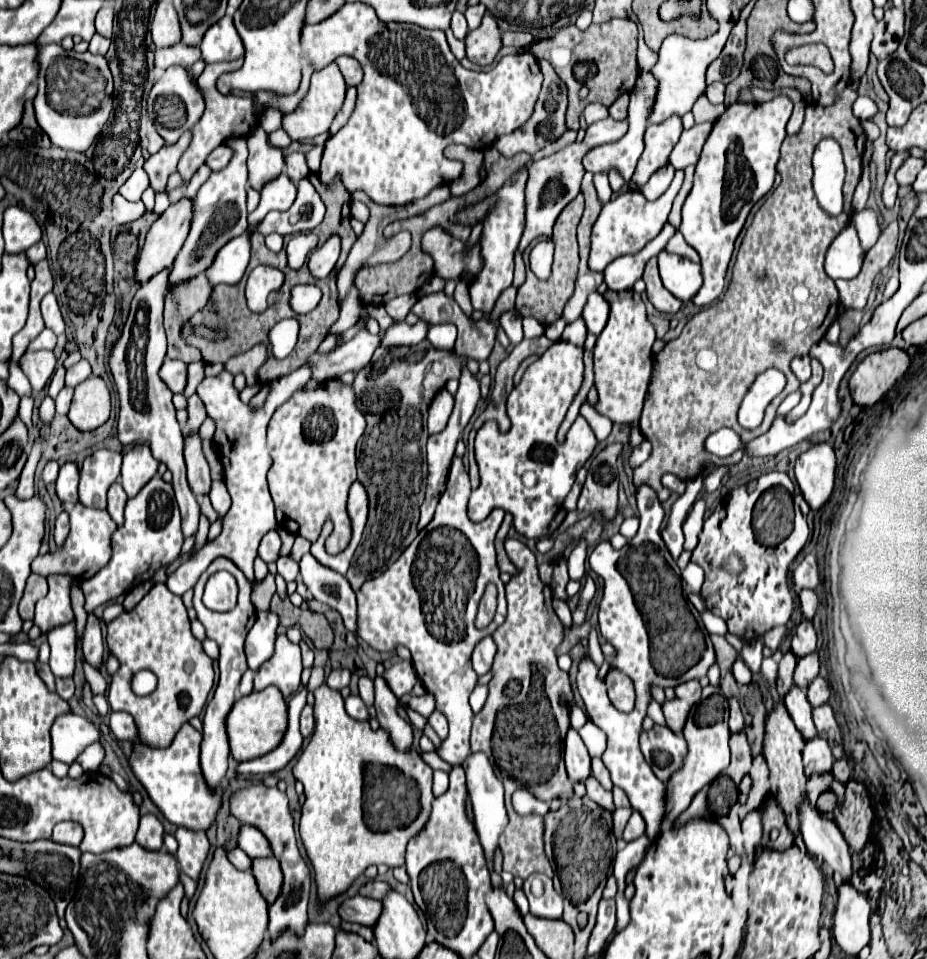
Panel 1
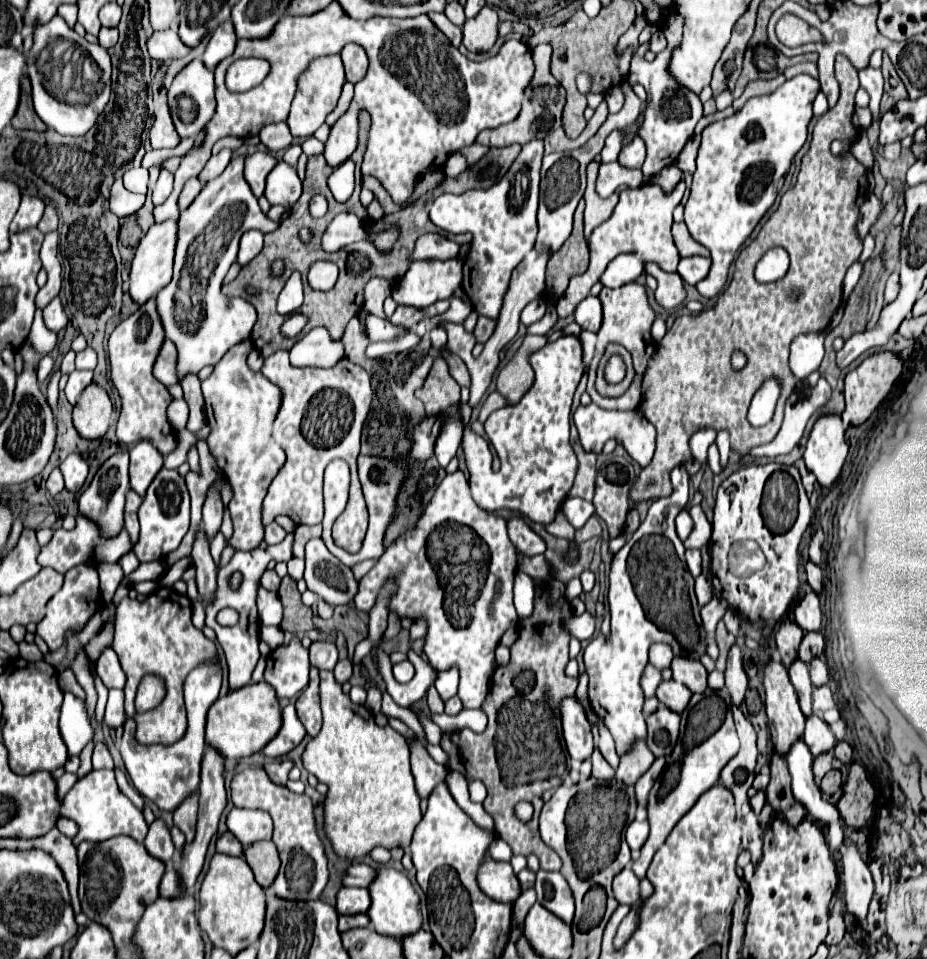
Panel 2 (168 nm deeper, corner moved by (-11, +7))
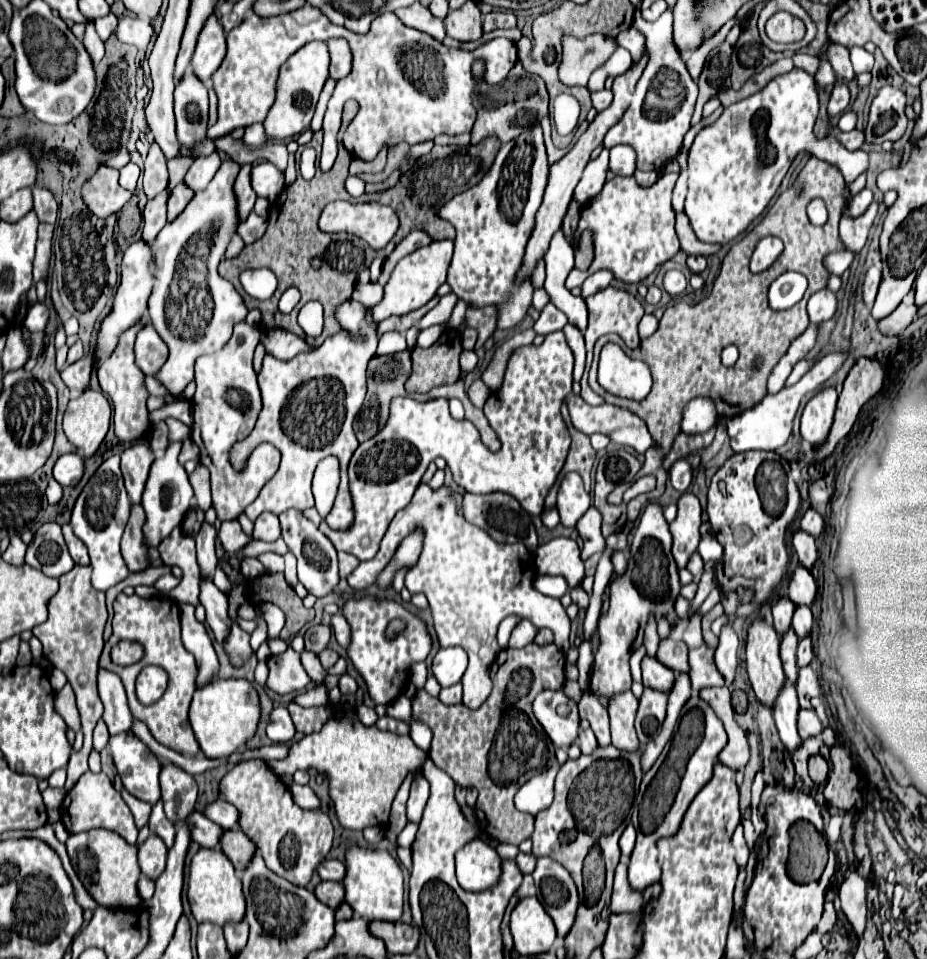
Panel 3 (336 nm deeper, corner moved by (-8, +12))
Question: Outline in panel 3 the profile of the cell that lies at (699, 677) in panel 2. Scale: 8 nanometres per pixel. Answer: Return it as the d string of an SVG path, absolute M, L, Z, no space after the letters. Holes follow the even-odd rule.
M672 637L662 639L656 651L656 659L666 667L670 667L672 671L688 673L688 647L680 639L672 639Z

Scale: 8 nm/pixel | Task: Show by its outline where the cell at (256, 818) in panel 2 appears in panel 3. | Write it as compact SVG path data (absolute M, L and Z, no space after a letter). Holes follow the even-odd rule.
M222 797L216 799L216 801L212 801L212 803L208 803L202 813L210 821L214 821L216 825L220 825L222 829L234 829L236 827L236 807L232 807Z

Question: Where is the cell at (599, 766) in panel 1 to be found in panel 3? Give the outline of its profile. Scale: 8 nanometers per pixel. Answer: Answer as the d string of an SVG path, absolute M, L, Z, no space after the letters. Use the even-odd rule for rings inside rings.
M586 691L578 703L580 709L580 717L590 721L590 727L598 739L600 745L608 745L610 743L610 727L608 727L608 711L606 707L600 703L600 699L596 699L590 691Z

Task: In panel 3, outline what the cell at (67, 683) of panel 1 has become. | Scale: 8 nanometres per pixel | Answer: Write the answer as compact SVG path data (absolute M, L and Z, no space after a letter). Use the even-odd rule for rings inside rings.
M64 685L58 693L56 693L56 711L66 719L66 725L78 733L80 731L80 715L76 709L76 701L74 701L74 691L70 685Z

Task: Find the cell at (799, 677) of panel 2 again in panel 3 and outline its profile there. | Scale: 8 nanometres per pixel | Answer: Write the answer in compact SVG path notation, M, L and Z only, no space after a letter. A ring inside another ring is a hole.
M788 629L782 639L780 639L780 659L782 659L782 665L784 665L784 673L786 673L786 679L790 683L796 681L796 671L798 671L798 665L796 665L796 643L798 643L798 637L792 629Z

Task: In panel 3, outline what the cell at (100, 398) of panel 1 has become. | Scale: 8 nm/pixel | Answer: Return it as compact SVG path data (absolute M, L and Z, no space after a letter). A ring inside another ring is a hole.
M86 389L78 399L68 403L64 413L64 435L68 441L84 453L84 459L92 457L104 441L110 427L110 403L98 391Z

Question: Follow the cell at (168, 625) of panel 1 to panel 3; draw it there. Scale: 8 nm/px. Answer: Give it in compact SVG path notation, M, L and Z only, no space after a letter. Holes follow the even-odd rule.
M120 593L116 597L116 601L114 601L112 627L114 627L114 633L104 645L104 651L100 655L100 667L106 669L106 671L116 673L122 679L126 695L128 695L128 701L130 701L132 715L138 721L146 723L146 727L150 729L152 737L158 743L174 749L180 755L196 757L200 753L200 749L198 749L198 743L196 743L196 739L192 735L192 729L188 727L188 707L190 707L192 693L196 691L196 659L182 645L182 639L180 639L180 609L178 609L178 605L170 597L142 599L138 595L130 595L128 597L128 595ZM122 639L140 641L144 645L146 653L144 653L142 661L138 661L134 665L128 665L128 667L120 667L120 665L114 665L110 661L112 645L122 641ZM146 665L158 665L158 667L162 667L168 673L168 687L166 687L164 695L152 705L142 705L138 701L136 689L134 689L136 677L142 671L142 667L146 667Z

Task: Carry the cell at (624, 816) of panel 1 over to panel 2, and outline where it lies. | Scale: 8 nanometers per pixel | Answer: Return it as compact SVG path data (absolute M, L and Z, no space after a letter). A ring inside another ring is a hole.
M657 758L651 768L639 778L639 782L635 784L635 800L637 800L637 808L639 810L645 810L647 808L647 800L649 800L649 792L651 792L651 786L655 784L655 780L659 778L659 774L663 772L665 768L665 758Z

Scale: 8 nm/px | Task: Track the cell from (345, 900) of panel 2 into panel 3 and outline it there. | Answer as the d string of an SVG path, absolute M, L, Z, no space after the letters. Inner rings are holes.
M322 881L316 885L314 895L316 899L320 899L320 903L336 909L340 901L344 901L344 887L340 887L340 883L336 881Z

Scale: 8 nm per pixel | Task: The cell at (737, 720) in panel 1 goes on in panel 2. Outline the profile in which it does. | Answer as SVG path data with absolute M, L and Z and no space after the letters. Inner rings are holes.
M735 644L727 658L727 670L725 670L725 688L731 694L731 702L735 706L741 706L747 692L747 674L743 670L743 654L741 648Z

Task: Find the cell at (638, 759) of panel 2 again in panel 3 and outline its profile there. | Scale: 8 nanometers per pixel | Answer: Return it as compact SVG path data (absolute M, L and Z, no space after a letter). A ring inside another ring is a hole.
M632 691L612 695L608 701L612 743L622 751L632 751L632 747L640 745L636 731L634 731L636 703L638 703L638 699L632 695Z

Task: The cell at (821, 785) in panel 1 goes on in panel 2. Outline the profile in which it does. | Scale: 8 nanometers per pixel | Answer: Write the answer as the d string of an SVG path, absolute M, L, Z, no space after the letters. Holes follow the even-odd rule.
M829 752L827 756L819 756L819 758L815 758L815 762L813 762L813 772L815 772L815 782L819 782L821 784L821 778L829 772L829 770L833 770L833 760L835 760L835 756Z

